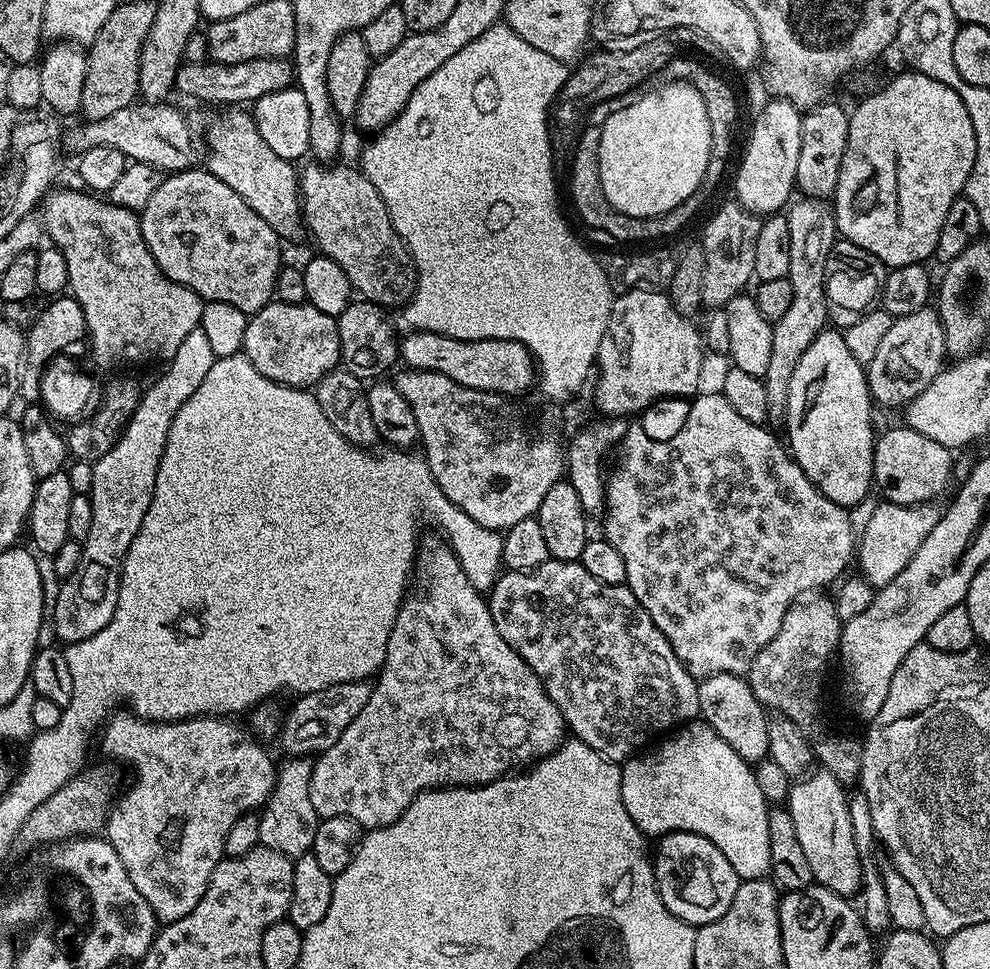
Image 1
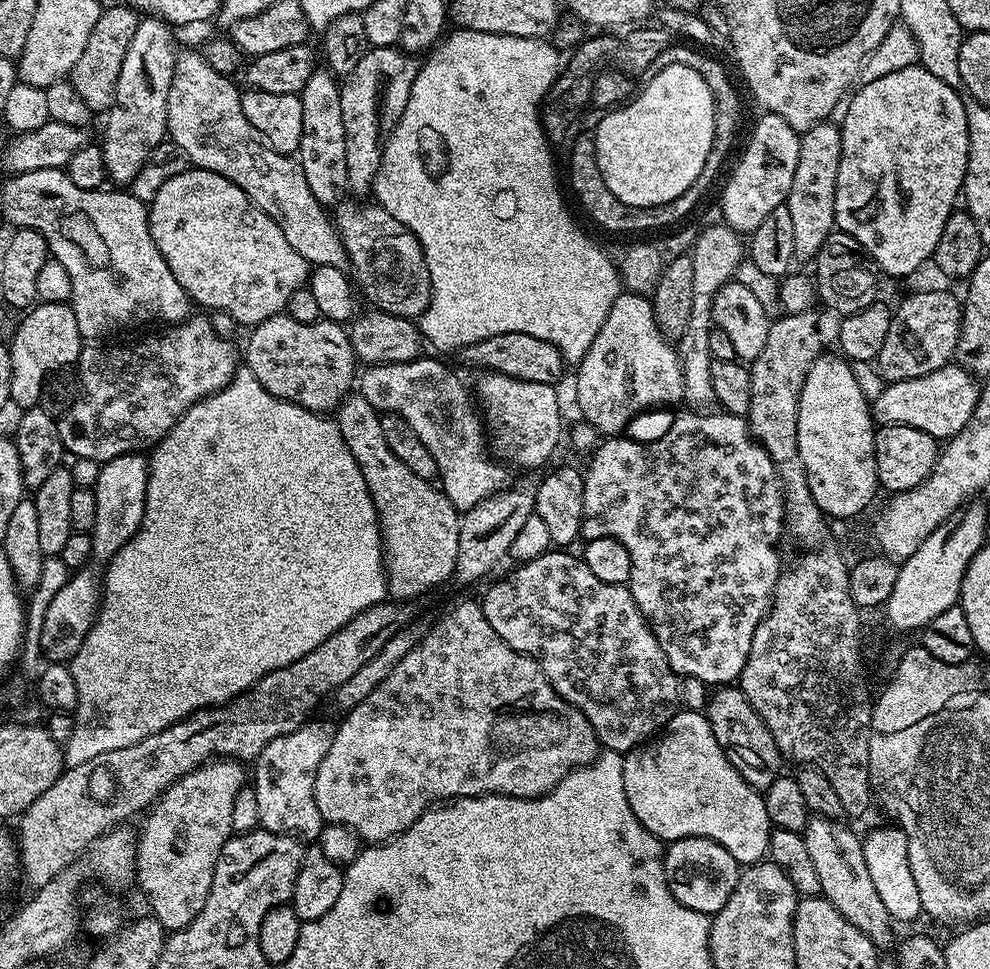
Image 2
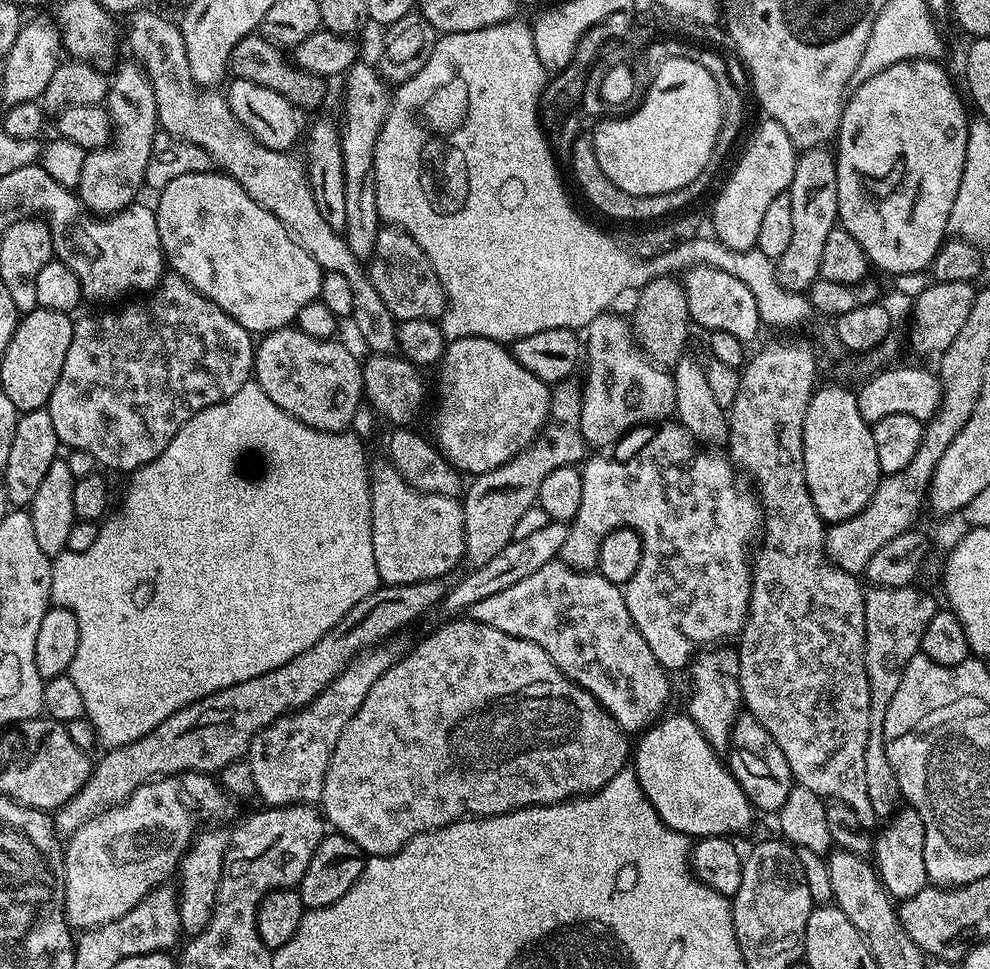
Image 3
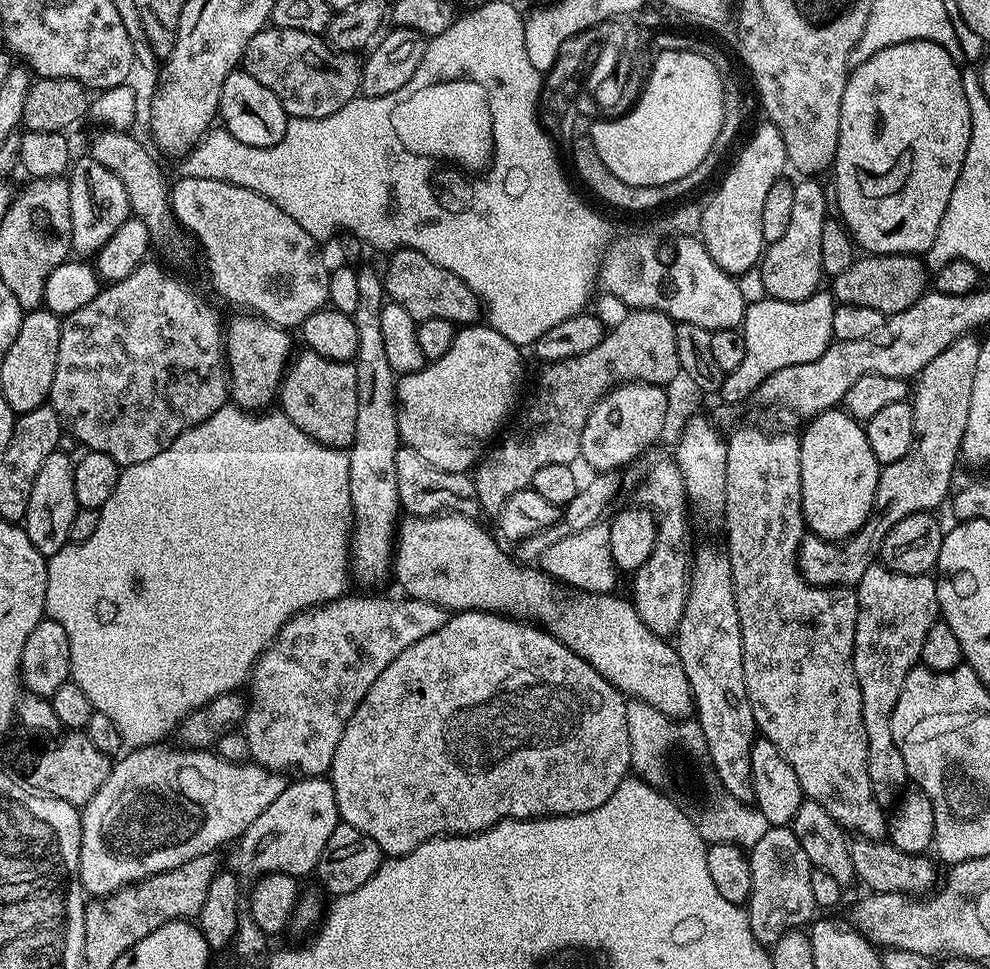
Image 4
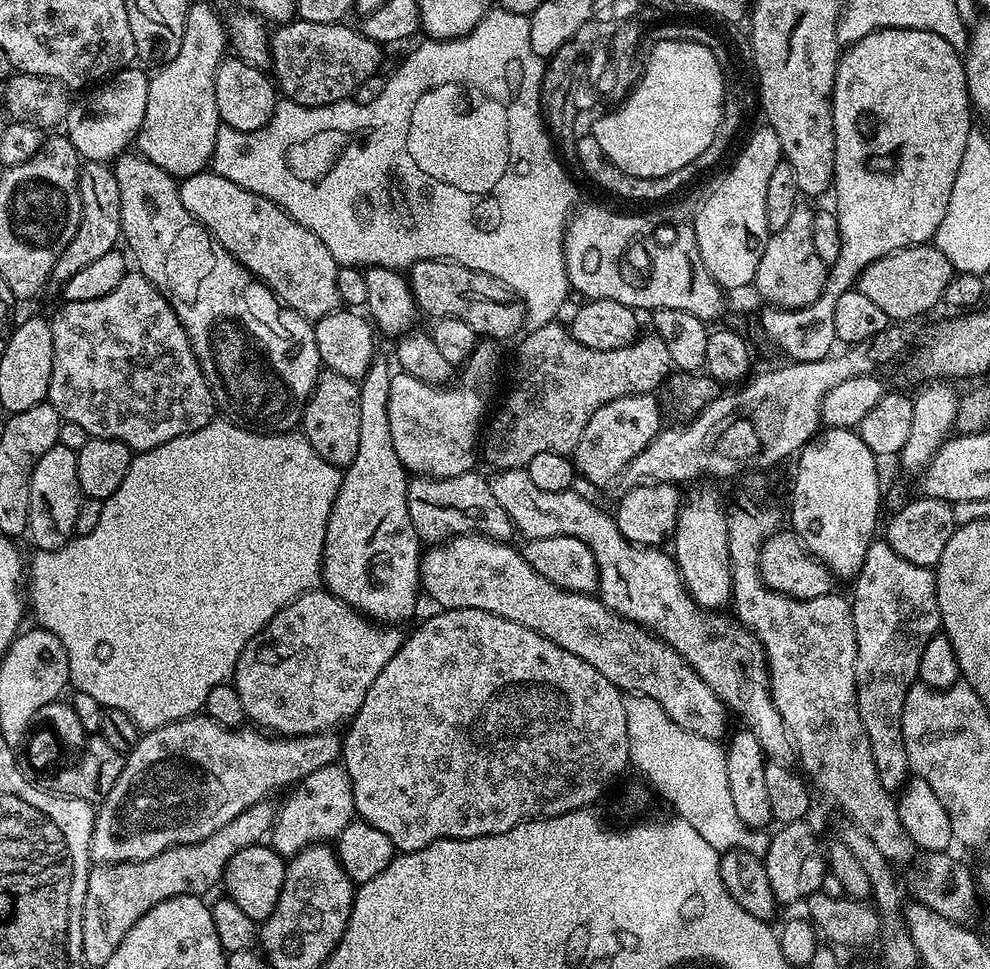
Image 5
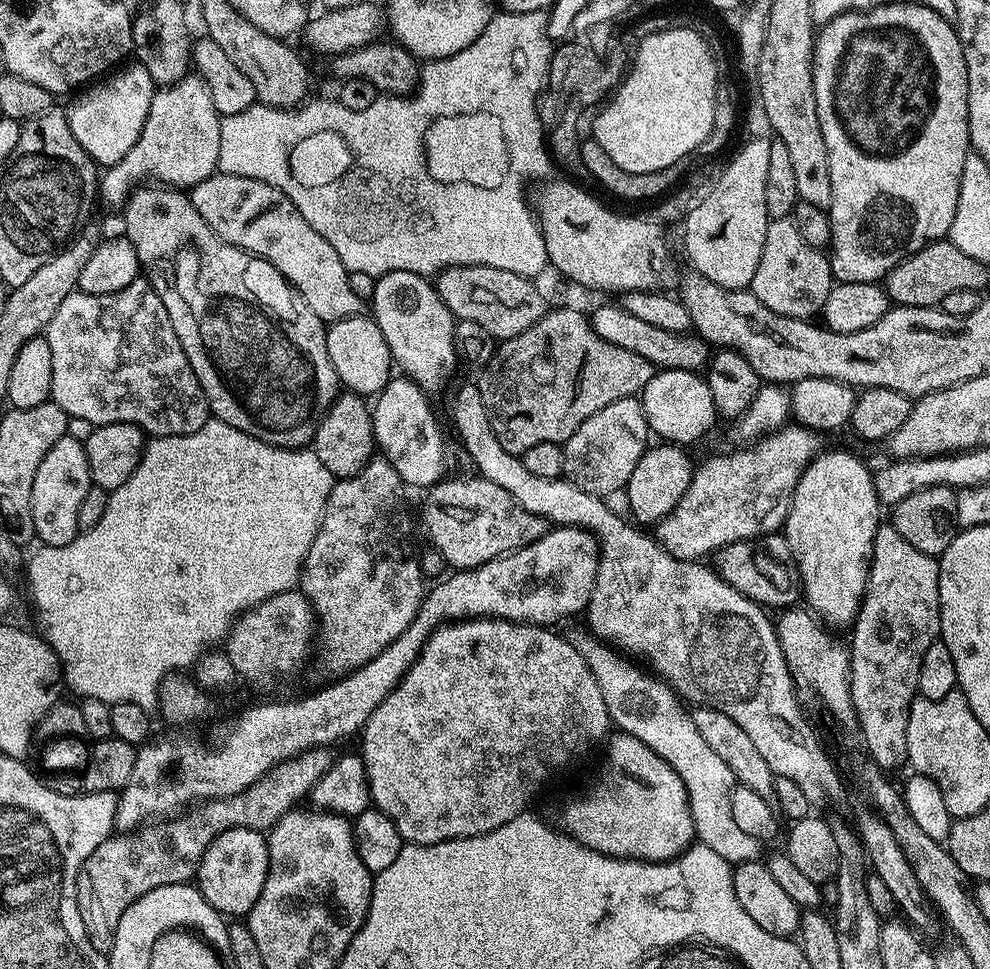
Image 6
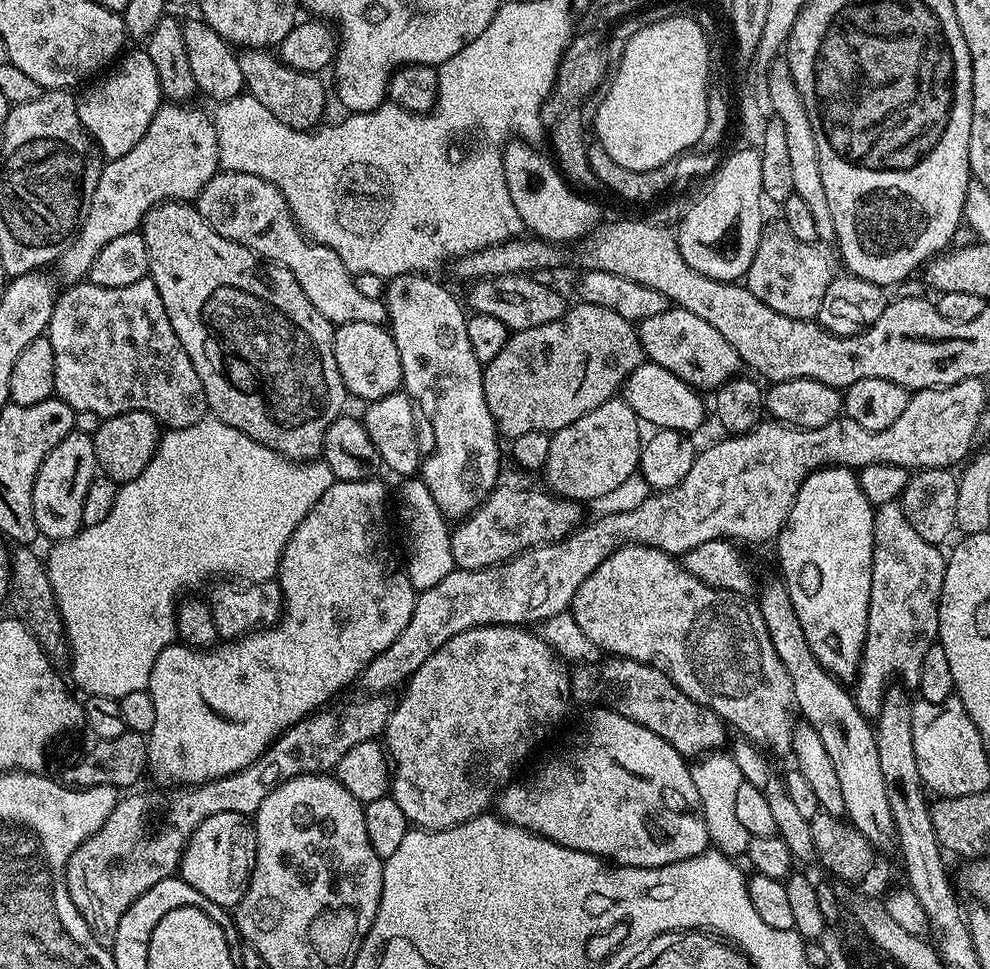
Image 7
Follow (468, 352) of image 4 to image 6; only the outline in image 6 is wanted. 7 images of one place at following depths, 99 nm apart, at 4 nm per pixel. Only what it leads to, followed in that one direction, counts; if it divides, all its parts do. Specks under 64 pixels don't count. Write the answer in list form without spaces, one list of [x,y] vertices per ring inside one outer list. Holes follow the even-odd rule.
[[[400,374],[388,381],[386,387],[375,397],[371,405],[372,429],[376,447],[383,459],[389,460],[398,470],[405,485],[412,484],[419,490],[427,490],[445,479],[444,432],[440,420],[432,409],[429,393],[419,388],[414,381]]]

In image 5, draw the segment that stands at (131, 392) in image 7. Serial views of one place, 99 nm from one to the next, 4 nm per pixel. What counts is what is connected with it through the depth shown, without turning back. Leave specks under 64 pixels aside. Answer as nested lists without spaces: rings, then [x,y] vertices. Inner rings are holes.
[[[129,271],[127,276],[110,290],[110,294],[102,294],[102,298],[90,298],[90,302],[64,302],[61,308],[53,316],[50,316],[52,333],[54,334],[54,370],[50,374],[50,390],[48,391],[47,403],[53,404],[58,410],[61,421],[68,421],[75,425],[82,426],[89,434],[89,437],[110,438],[121,440],[133,453],[154,450],[154,446],[162,446],[179,436],[190,434],[194,430],[202,430],[211,420],[217,419],[218,409],[210,386],[202,374],[202,370],[196,361],[194,350],[190,346],[190,338],[170,302],[161,294],[154,285],[141,276],[139,271]]]

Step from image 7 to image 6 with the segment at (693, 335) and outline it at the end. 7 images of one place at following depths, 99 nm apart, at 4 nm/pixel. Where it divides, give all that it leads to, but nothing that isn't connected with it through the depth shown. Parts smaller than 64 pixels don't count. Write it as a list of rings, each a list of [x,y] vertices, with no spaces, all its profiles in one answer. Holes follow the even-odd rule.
[[[619,303],[604,304],[590,312],[592,328],[600,338],[622,346],[622,350],[634,350],[634,354],[642,354],[657,369],[677,368],[682,371],[699,373],[708,363],[710,348],[705,341],[696,336],[681,336],[679,333],[658,330],[658,326],[650,326],[650,322],[642,322],[642,318],[634,318],[634,314],[626,314]]]

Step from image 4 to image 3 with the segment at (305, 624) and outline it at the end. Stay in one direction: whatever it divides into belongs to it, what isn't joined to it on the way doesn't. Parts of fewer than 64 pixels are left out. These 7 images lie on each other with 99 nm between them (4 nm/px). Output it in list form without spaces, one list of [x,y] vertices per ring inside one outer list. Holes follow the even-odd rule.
[[[559,558],[551,560],[546,562],[546,566],[534,570],[534,574],[522,578],[522,582],[514,582],[514,586],[509,586],[507,590],[490,594],[490,598],[482,598],[482,602],[474,602],[474,606],[468,608],[467,615],[486,626],[494,626],[494,630],[502,630],[502,634],[542,646],[542,650],[550,654],[554,666],[558,666],[566,678],[585,688],[615,718],[616,724],[625,733],[639,733],[665,711],[669,673],[660,665],[658,658],[654,658],[654,650],[650,650],[646,638],[642,638],[627,609],[621,585],[602,578],[595,570],[580,570]],[[388,646],[369,648],[348,663],[347,670],[334,678],[331,688],[319,692],[305,708],[278,718],[252,739],[246,759],[250,774],[254,774],[256,796],[264,799],[265,805],[285,808],[288,804],[315,805],[319,801],[326,766],[330,766],[342,730],[346,730],[350,718],[358,714],[358,706],[366,702],[370,686],[374,686],[397,660],[397,653],[392,653]]]

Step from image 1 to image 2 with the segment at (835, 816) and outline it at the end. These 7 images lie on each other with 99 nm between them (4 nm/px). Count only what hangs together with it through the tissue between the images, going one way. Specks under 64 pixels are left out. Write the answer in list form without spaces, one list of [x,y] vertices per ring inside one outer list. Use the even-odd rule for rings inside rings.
[[[813,815],[803,830],[807,853],[818,872],[821,882],[819,895],[823,896],[850,922],[858,926],[866,938],[875,944],[877,949],[888,950],[892,947],[892,924],[894,917],[886,910],[882,897],[870,879],[870,870],[866,866],[866,857],[862,855],[863,839],[855,836],[839,819],[830,816]]]

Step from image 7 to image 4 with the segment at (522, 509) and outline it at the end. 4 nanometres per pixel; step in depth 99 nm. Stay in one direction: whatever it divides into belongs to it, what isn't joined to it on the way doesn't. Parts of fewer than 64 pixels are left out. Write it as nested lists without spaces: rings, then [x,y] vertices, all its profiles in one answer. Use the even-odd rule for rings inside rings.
[[[401,446],[396,461],[398,470],[398,498],[401,509],[413,516],[440,516],[456,513],[462,516],[479,517],[482,509],[476,497],[476,481],[468,472],[438,470],[426,462],[414,450]]]

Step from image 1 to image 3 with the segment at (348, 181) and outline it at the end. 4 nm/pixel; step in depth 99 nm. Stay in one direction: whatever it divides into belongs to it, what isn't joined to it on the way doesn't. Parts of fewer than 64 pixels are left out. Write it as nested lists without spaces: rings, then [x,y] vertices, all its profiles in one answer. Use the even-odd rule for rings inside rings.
[[[395,226],[381,227],[371,260],[367,261],[366,271],[372,280],[374,290],[386,302],[390,314],[397,321],[410,318],[426,318],[439,321],[448,306],[448,295],[444,293],[438,274],[426,258],[422,246],[410,238],[402,229]]]

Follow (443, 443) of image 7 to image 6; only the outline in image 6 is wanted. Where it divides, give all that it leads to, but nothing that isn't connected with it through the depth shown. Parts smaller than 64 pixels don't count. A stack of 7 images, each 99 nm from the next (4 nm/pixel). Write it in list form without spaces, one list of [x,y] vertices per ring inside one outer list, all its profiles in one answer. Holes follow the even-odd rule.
[[[394,270],[376,277],[370,315],[382,330],[386,346],[390,346],[395,367],[419,388],[435,394],[451,378],[452,371],[458,365],[454,346],[457,319],[442,298],[438,298],[435,283],[427,275],[410,270]]]

